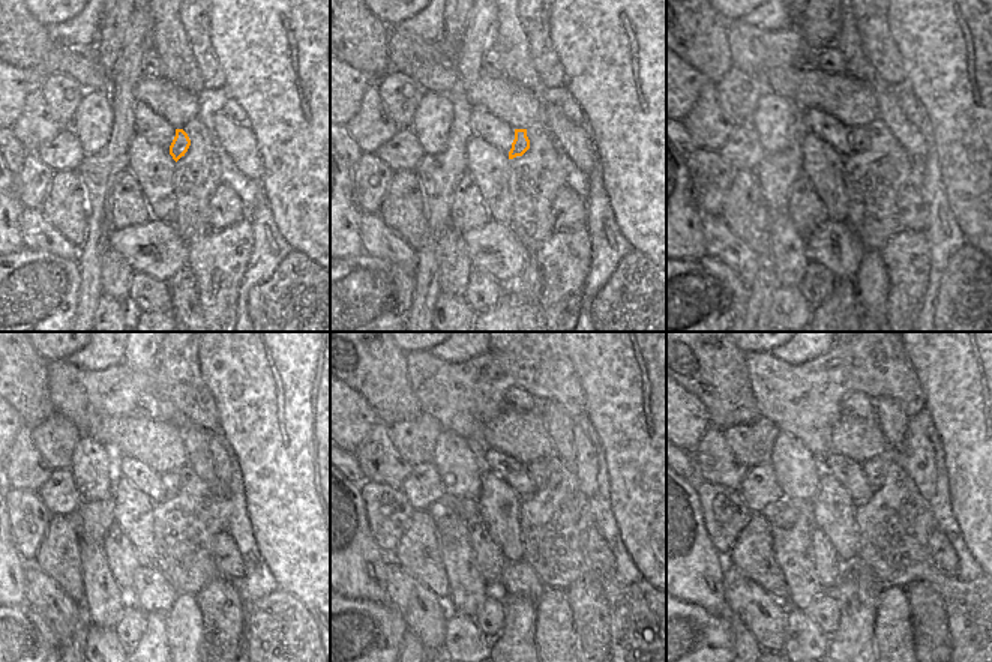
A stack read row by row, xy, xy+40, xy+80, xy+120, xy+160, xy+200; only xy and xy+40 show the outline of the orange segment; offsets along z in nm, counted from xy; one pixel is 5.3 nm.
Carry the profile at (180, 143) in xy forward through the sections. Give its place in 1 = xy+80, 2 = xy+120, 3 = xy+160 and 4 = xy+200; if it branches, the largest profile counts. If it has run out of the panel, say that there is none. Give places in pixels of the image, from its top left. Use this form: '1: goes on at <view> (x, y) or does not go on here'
1: goes on at xy+80 (859, 135)
2: goes on at xy+120 (186, 476)
3: goes on at xy+160 (538, 470)
4: goes on at xy+200 (875, 469)

